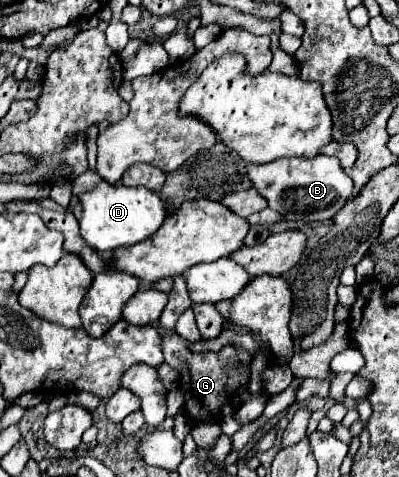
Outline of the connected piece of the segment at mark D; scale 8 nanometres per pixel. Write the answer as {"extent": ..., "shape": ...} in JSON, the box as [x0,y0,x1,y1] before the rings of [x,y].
{"extent":[78,181,168,253],"shape":[[[100,181],[94,189],[80,193],[78,201],[82,205],[80,217],[82,239],[98,253],[114,251],[116,247],[134,245],[140,243],[142,239],[148,239],[160,229],[168,215],[158,193],[146,187],[126,187],[122,183],[110,185],[106,181]]]}

